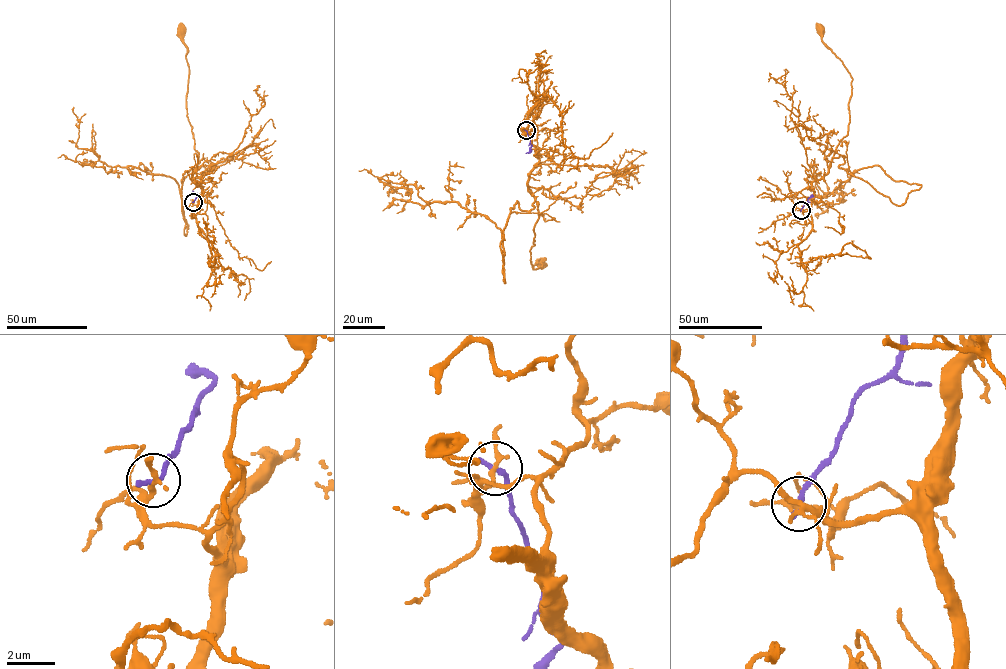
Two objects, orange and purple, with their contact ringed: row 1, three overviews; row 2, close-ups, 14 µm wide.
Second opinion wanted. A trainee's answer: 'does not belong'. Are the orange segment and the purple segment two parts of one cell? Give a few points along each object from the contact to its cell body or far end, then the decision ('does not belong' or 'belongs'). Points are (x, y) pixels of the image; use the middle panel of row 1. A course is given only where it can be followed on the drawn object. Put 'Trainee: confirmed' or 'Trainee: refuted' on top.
Trainee: confirmed
orange via (526, 130), (538, 161), (528, 182), (539, 217), (530, 260), (534, 270), (546, 259), (540, 260), (542, 264) | purple via (526, 130), (532, 146), (525, 153) | does not belong

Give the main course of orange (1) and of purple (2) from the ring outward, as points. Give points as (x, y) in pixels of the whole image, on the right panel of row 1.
1: (800, 210), (807, 211), (812, 183), (827, 173), (849, 122), (852, 78), (823, 42), (820, 28)
2: (800, 210), (812, 194)

